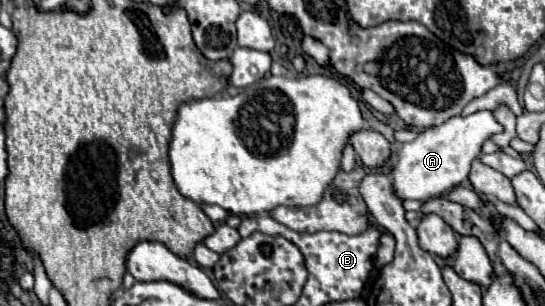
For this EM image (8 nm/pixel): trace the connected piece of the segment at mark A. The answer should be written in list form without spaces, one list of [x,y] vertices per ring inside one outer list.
[[[479,110],[469,116],[453,116],[441,126],[427,128],[413,142],[401,146],[397,164],[393,166],[393,190],[401,200],[427,200],[467,180],[471,162],[481,154],[481,146],[493,134],[499,134],[503,126],[493,118],[491,110]]]

